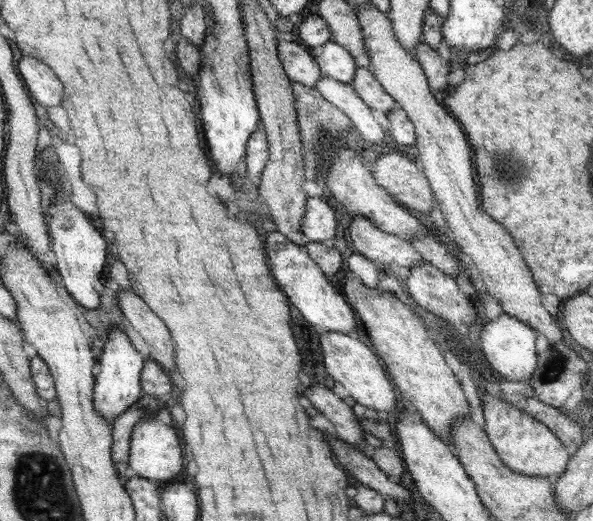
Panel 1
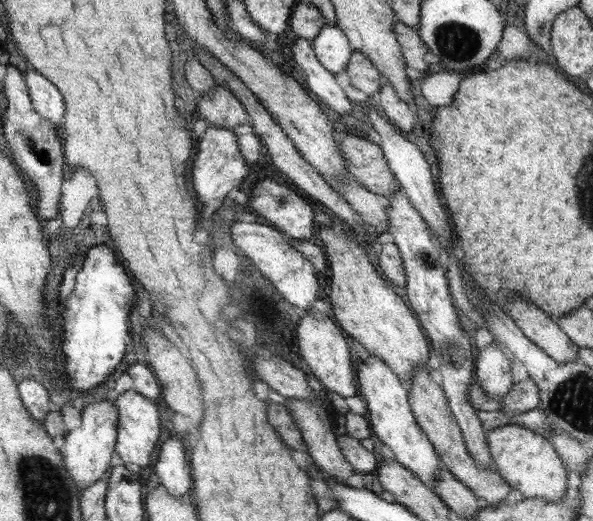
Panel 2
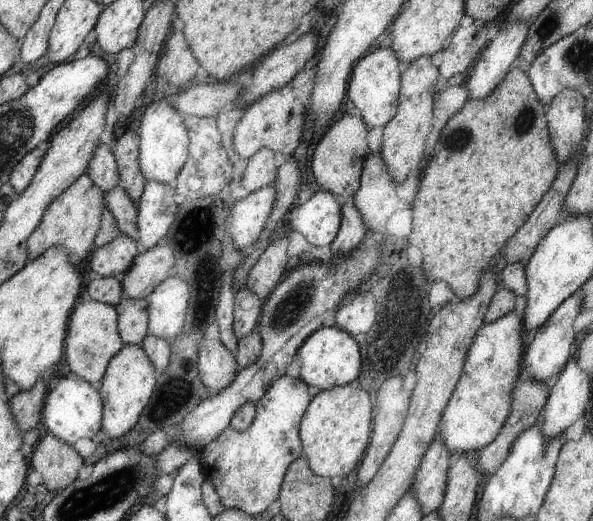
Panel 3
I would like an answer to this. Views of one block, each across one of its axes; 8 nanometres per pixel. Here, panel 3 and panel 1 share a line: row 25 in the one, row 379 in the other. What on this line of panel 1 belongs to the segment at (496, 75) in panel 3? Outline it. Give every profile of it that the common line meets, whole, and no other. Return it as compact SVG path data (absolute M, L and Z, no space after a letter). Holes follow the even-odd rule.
M503 313L496 320L488 321L480 332L482 351L490 366L508 381L528 381L536 366L538 366L538 352L536 352L536 336L538 333L528 323Z

